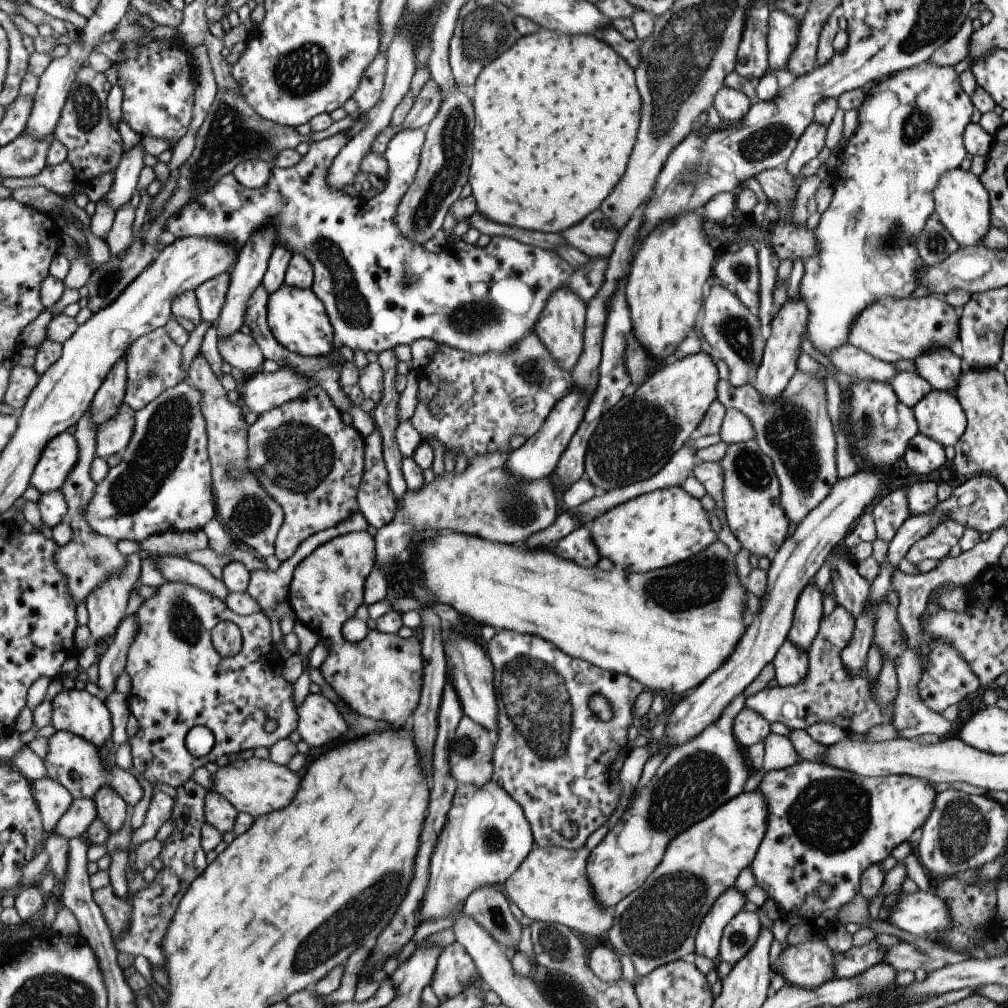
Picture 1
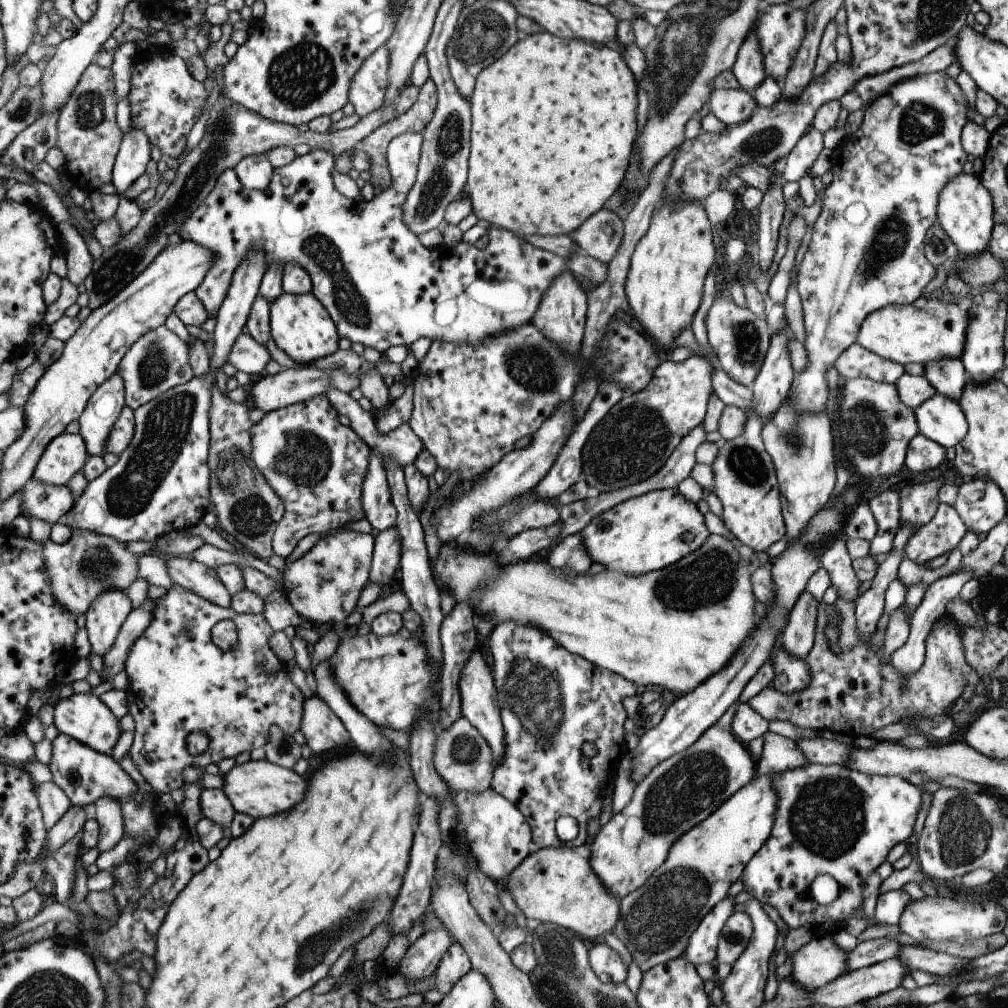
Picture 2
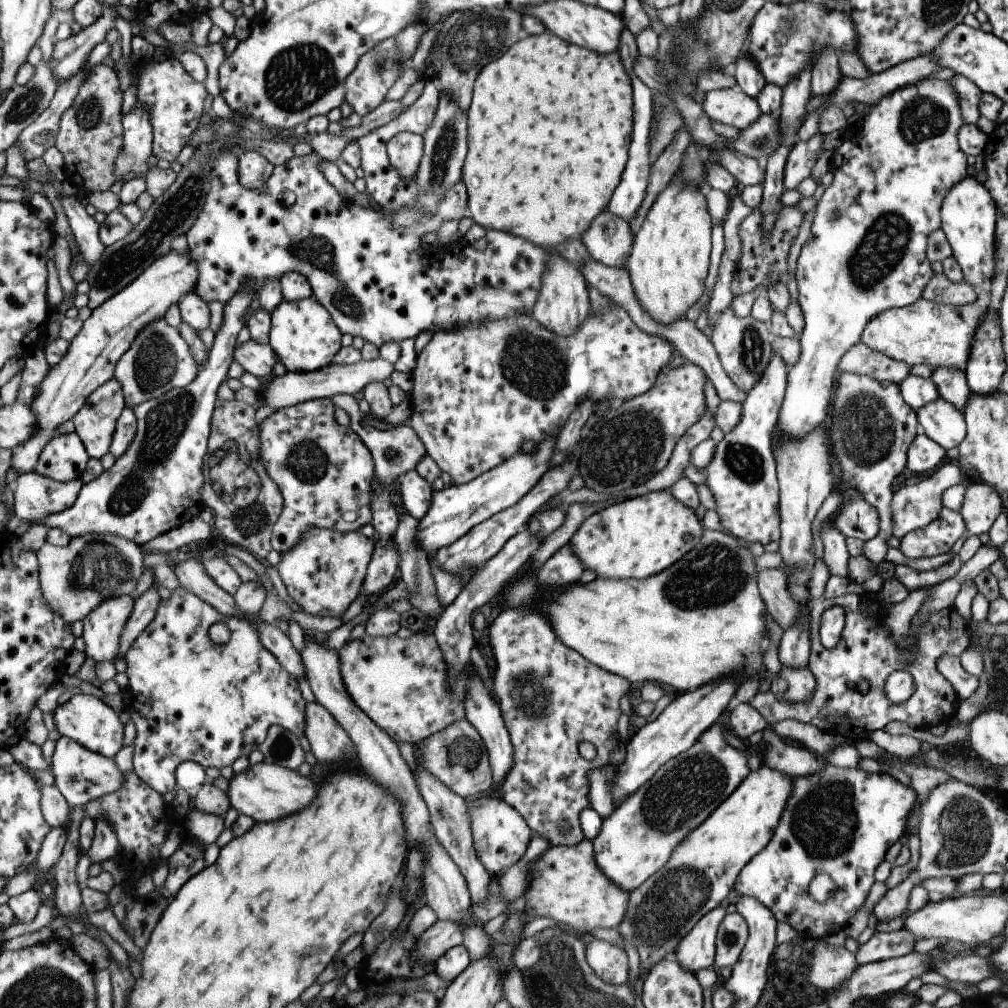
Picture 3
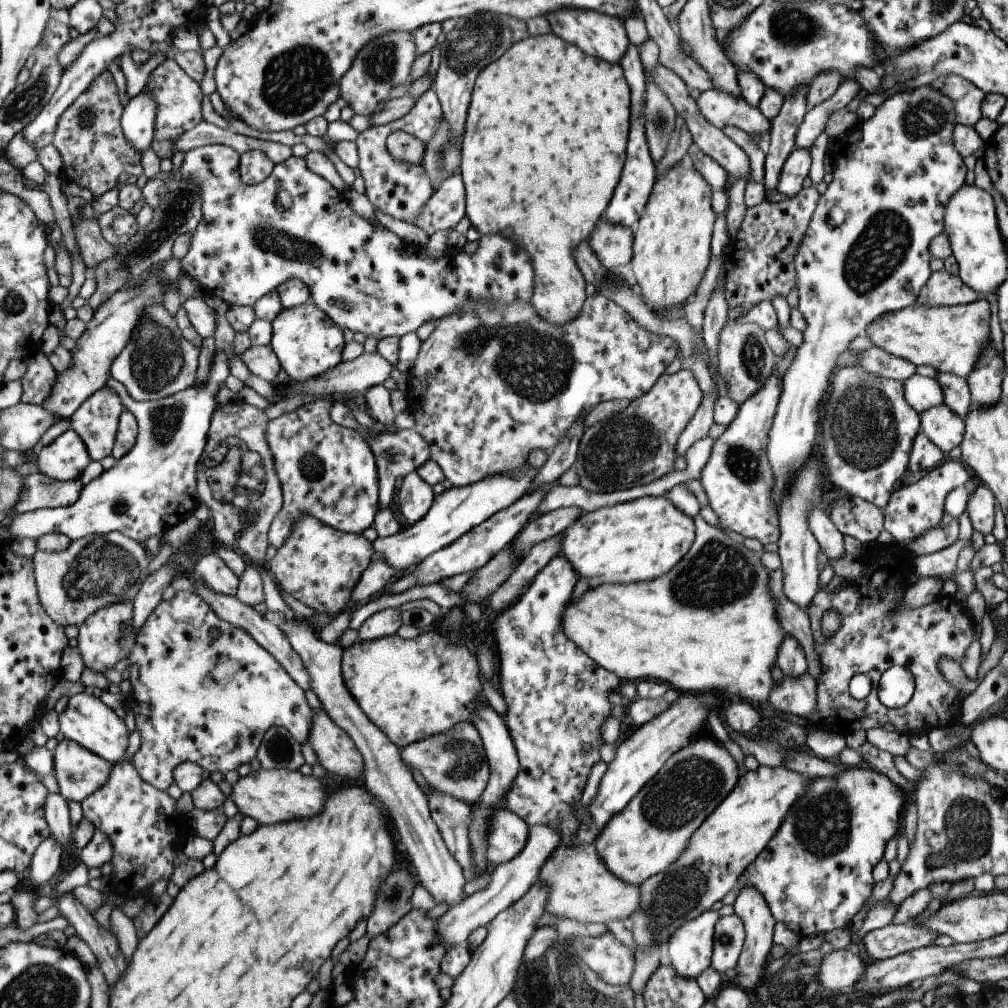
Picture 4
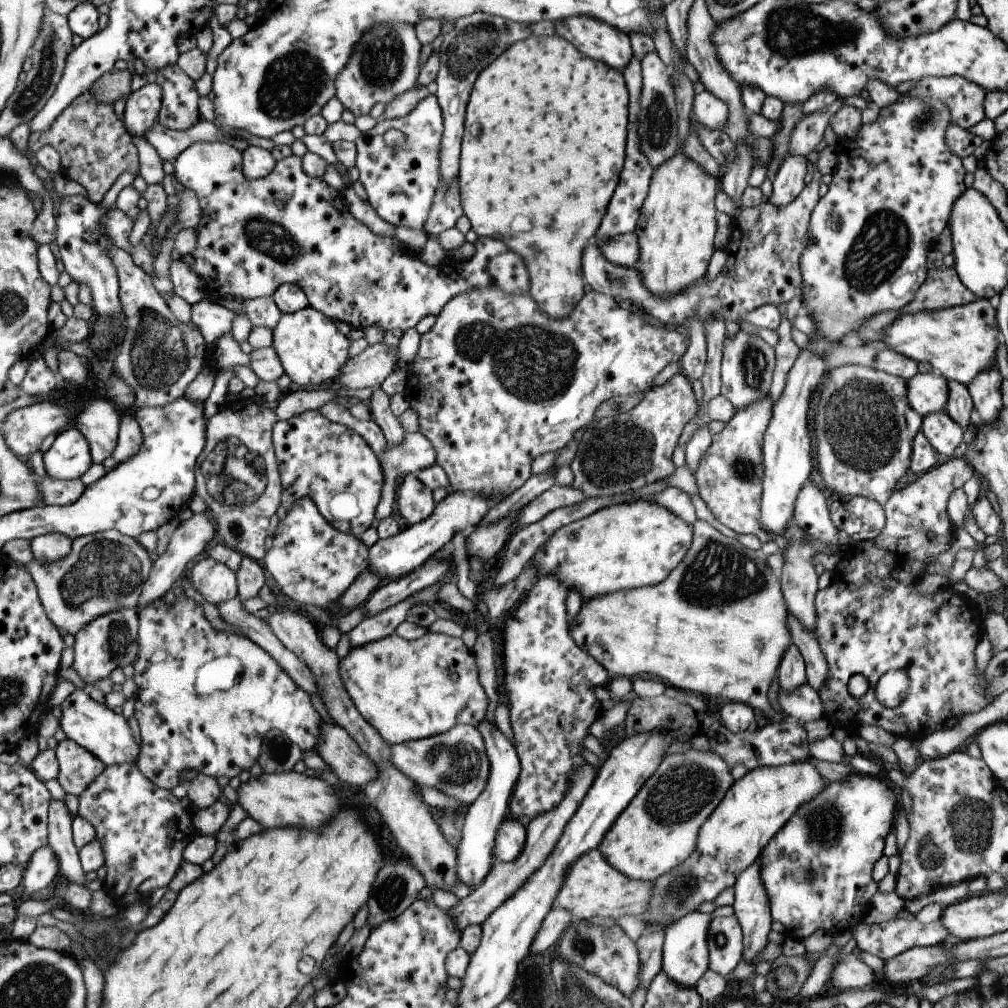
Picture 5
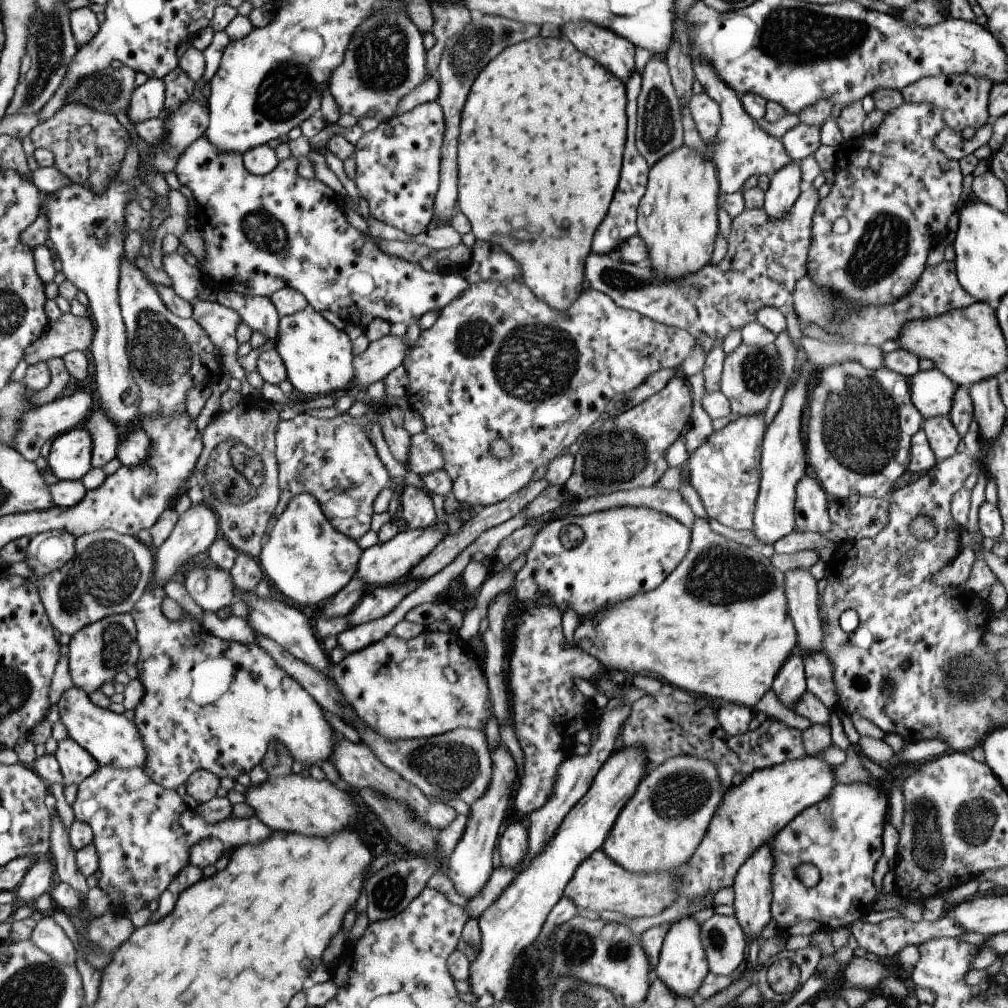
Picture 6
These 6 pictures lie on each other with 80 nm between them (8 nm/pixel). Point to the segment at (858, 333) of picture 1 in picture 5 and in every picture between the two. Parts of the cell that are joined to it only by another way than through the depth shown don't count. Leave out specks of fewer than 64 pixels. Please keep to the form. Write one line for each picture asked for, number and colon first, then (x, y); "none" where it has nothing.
2: (927, 329)
3: (938, 335)
4: (949, 339)
5: (959, 342)

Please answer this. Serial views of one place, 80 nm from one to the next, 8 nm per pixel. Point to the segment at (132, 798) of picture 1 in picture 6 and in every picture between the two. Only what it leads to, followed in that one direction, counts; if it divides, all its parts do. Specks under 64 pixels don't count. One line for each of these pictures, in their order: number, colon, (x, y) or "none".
2: (86, 774)
3: (82, 775)
4: (79, 772)
5: (78, 769)
6: (76, 764)

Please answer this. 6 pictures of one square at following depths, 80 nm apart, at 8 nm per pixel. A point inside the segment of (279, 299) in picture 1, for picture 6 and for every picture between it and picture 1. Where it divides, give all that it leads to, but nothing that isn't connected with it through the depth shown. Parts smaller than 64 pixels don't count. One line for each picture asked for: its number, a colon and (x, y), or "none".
2: (299, 325)
3: (302, 334)
4: (306, 343)
5: (312, 352)
6: (318, 359)

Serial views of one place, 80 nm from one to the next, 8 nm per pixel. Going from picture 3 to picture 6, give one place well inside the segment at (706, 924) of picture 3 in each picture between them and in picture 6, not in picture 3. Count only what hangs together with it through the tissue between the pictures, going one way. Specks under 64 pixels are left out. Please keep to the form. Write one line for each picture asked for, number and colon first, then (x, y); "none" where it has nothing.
4: (689, 947)
5: (684, 959)
6: (681, 966)

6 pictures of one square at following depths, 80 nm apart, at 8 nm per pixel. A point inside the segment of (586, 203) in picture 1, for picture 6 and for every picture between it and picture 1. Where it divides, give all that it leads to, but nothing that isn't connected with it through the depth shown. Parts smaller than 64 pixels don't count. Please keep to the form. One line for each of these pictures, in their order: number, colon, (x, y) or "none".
2: (552, 121)
3: (543, 173)
4: (544, 139)
5: (544, 132)
6: (541, 134)

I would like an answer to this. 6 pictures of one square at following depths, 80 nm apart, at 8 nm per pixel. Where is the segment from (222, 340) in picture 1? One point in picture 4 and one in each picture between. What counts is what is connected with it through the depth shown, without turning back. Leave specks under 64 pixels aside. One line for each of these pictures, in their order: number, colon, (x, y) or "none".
2: (245, 354)
3: (256, 358)
4: (260, 361)

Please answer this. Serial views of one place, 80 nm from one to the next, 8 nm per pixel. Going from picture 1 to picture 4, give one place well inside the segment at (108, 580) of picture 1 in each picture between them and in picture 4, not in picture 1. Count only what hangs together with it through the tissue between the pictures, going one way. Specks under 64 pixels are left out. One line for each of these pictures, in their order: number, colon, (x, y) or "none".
2: (109, 608)
3: (102, 626)
4: (106, 637)

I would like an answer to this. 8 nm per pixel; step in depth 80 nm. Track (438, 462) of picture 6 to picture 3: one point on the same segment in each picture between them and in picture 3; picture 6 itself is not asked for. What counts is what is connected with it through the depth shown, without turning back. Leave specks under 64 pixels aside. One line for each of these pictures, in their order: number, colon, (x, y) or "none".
3: (394, 451)
4: (396, 454)
5: (414, 453)

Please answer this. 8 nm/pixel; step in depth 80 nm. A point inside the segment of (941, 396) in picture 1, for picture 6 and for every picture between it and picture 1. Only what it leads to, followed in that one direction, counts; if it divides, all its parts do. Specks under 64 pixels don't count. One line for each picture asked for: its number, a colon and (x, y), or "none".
2: (940, 419)
3: (940, 421)
4: (942, 427)
5: (943, 435)
6: (942, 439)

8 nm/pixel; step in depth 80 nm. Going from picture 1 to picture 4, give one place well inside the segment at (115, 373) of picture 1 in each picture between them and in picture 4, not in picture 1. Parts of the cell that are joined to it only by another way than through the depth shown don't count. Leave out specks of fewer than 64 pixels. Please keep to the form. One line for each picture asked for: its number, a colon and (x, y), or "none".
2: (106, 403)
3: (94, 423)
4: (96, 421)

